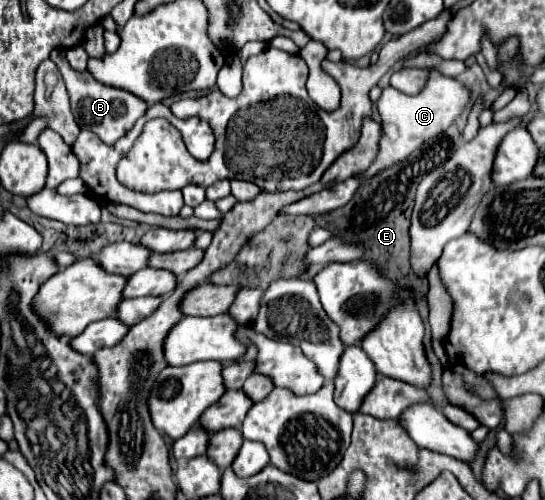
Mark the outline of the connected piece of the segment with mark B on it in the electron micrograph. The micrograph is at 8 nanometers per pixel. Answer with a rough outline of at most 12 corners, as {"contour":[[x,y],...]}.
{"contour":[[53,51],[81,129],[115,143],[147,111]]}

